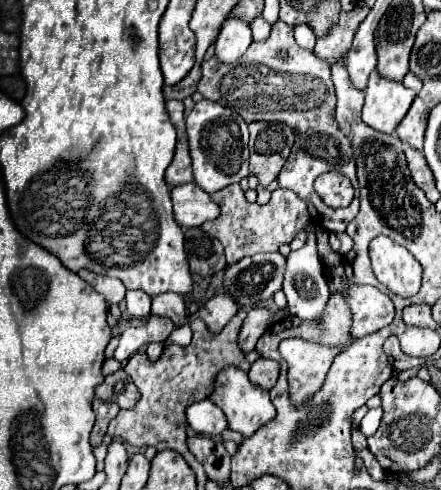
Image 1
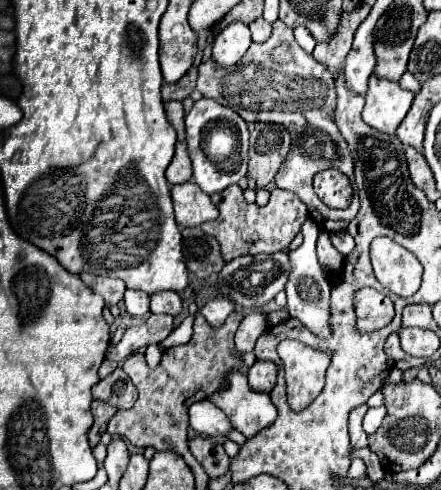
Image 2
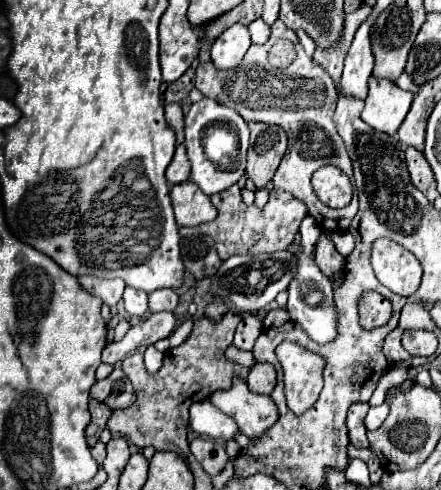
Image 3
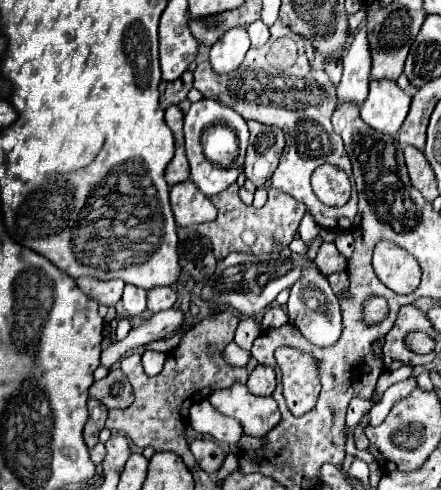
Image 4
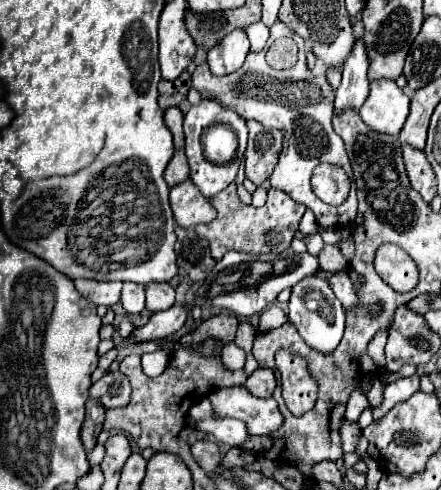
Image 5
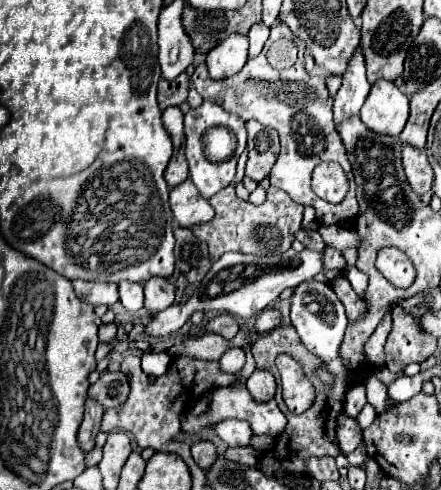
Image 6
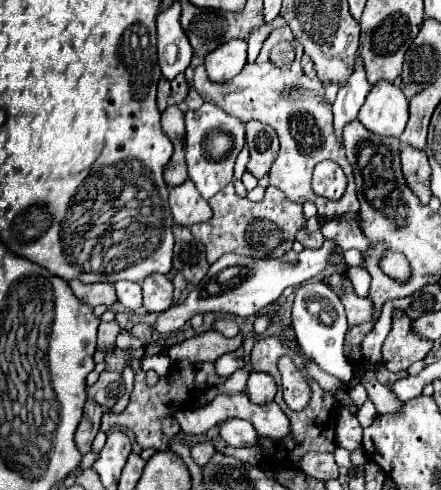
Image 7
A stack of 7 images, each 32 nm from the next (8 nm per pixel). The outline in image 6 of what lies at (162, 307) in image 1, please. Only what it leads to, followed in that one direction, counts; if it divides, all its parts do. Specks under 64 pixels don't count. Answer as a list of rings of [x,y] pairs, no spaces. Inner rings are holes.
[[[150,280],[144,286],[144,294],[146,294],[144,306],[152,314],[156,314],[160,310],[166,310],[174,302],[174,286],[168,280]]]

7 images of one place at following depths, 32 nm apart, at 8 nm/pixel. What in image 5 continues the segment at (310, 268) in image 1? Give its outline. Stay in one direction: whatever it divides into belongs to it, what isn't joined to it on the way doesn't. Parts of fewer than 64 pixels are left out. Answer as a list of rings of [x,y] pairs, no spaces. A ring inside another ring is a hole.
[[[306,210],[304,218],[302,218],[302,222],[300,222],[300,232],[302,232],[304,236],[312,236],[312,234],[318,232],[318,224],[316,224],[316,220],[314,220],[314,216],[312,216],[310,210]],[[318,274],[306,276],[292,288],[288,310],[290,310],[288,312],[290,322],[298,328],[300,336],[306,340],[308,346],[320,352],[332,352],[336,344],[340,344],[342,332],[344,332],[344,308],[340,300],[334,296],[334,292],[330,290],[328,282]]]

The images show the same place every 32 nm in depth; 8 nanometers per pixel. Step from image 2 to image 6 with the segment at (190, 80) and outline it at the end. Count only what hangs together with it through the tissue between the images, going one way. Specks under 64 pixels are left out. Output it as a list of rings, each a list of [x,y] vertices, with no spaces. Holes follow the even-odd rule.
[[[182,72],[176,80],[160,80],[158,84],[158,104],[160,110],[166,110],[168,106],[178,106],[186,100],[190,90],[190,78],[186,72]]]

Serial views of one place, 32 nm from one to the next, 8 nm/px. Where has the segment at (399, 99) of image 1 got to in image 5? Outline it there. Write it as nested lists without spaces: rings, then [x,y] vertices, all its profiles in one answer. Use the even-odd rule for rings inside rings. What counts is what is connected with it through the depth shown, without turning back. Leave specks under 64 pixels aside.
[[[392,80],[370,82],[370,96],[360,108],[362,120],[376,132],[398,134],[408,118],[410,96]]]

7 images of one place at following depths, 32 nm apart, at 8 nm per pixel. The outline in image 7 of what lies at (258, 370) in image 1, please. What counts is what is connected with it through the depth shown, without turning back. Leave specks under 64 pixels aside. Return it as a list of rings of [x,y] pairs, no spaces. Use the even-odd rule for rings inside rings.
[[[252,372],[248,378],[248,396],[256,404],[268,404],[276,396],[276,382],[270,374],[264,372]]]

